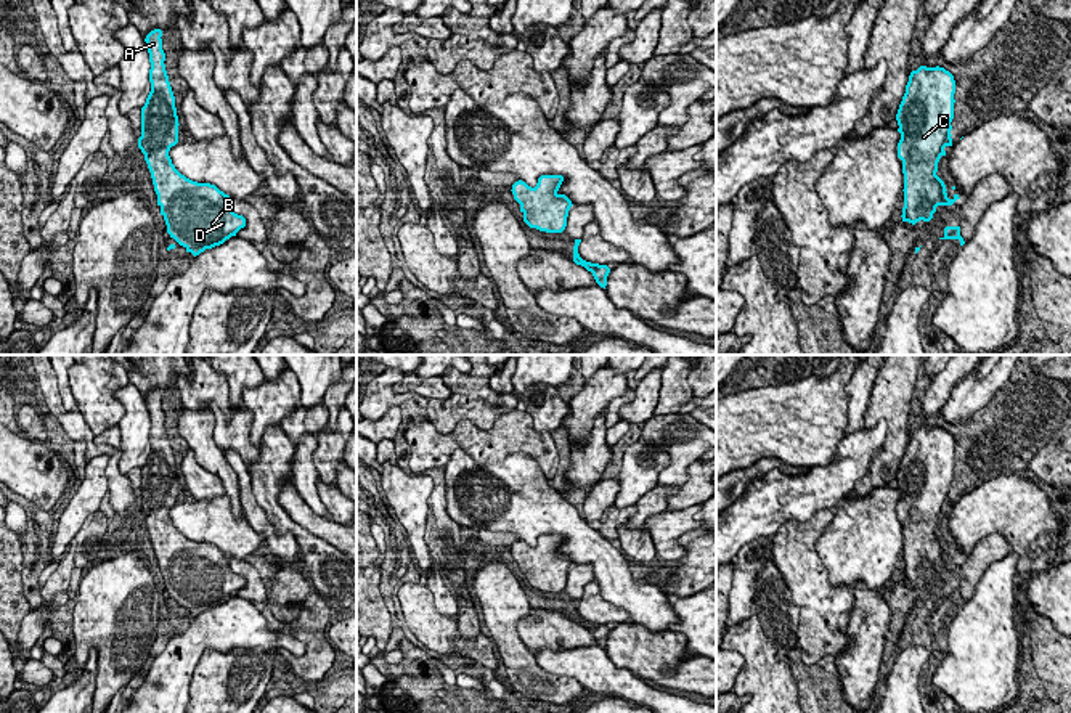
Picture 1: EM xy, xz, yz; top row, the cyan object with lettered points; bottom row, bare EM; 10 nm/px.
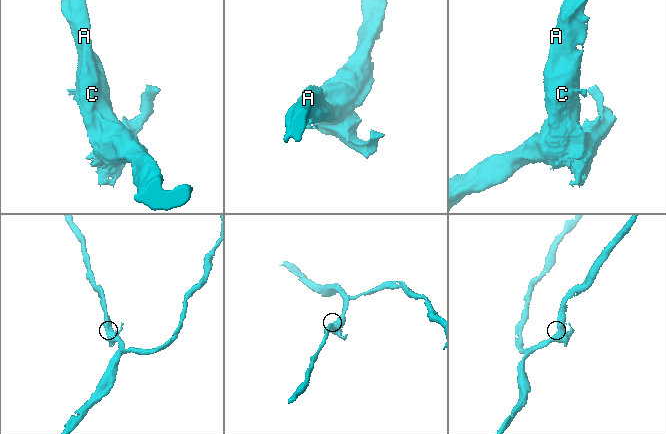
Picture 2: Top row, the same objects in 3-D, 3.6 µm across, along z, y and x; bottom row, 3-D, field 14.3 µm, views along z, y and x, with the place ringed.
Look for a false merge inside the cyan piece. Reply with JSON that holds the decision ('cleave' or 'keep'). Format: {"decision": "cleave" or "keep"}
{"decision": "keep"}

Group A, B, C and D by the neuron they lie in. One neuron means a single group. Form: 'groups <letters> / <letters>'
groups A B C D

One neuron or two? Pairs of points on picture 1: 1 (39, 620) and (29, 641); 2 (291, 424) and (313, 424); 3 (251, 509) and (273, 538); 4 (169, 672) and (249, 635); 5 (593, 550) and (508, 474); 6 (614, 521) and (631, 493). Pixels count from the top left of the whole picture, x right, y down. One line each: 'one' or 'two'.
1: one
2: one
3: one
4: one
5: one
6: two

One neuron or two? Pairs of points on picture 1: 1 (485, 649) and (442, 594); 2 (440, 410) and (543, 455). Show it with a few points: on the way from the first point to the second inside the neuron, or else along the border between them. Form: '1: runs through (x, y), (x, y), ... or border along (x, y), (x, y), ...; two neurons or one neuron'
1: border along (427, 588), (434, 606), (453, 617); two neurons
2: border along (516, 407), (488, 429), (461, 419), (448, 434); two neurons

